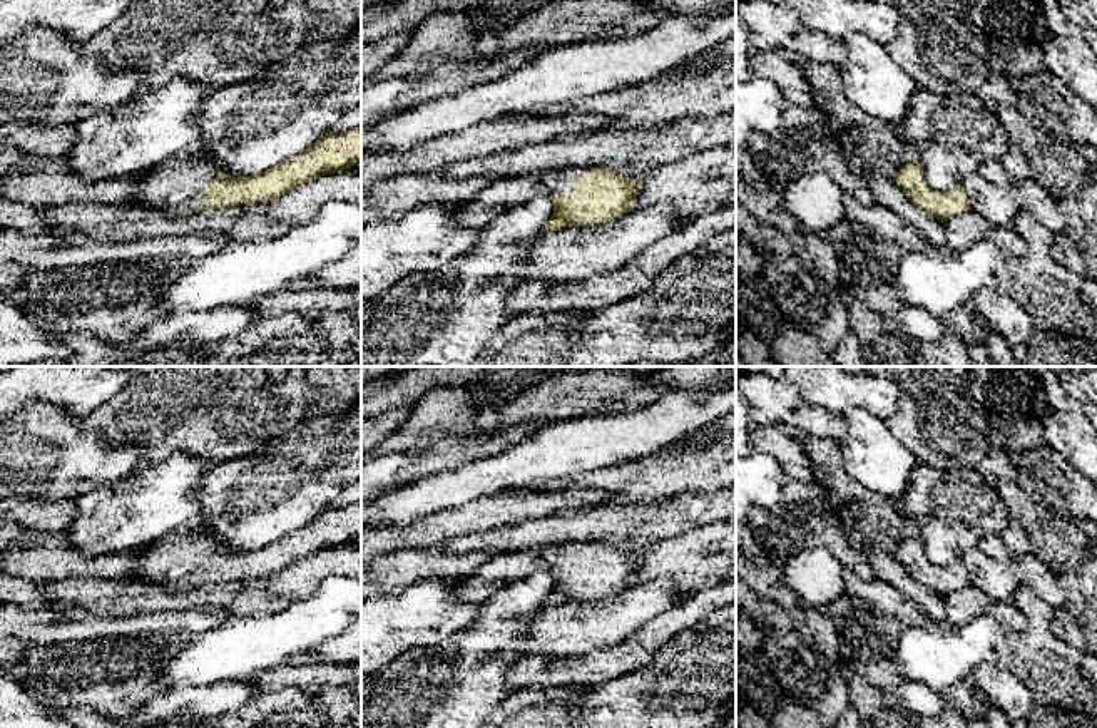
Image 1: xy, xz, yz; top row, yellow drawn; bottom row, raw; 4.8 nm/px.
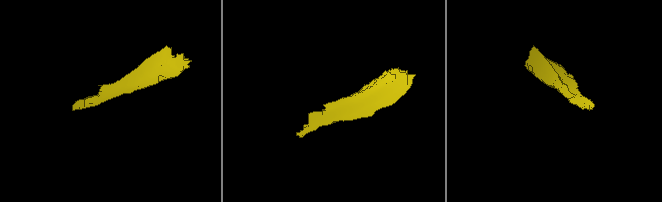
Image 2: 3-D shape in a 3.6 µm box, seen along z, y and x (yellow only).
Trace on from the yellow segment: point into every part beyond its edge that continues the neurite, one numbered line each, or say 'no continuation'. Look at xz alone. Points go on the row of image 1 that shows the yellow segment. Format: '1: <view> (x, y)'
1: xz (502, 194)

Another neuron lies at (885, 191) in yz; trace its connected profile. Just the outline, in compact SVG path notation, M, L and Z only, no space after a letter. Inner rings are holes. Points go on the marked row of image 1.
M866 172L863 181L873 192L875 204L881 204L896 213L901 219L918 229L930 244L940 249L946 246L945 223L915 206L895 179Z

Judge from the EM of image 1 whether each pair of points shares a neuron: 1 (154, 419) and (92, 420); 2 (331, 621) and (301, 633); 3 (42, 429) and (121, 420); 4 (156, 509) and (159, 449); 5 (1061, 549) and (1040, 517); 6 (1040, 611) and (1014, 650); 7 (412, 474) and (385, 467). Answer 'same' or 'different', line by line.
1: same
2: same
3: different
4: different
5: same
6: same
7: different

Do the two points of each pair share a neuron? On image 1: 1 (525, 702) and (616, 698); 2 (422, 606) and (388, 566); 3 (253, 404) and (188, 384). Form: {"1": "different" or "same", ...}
{"1": "different", "2": "different", "3": "same"}

